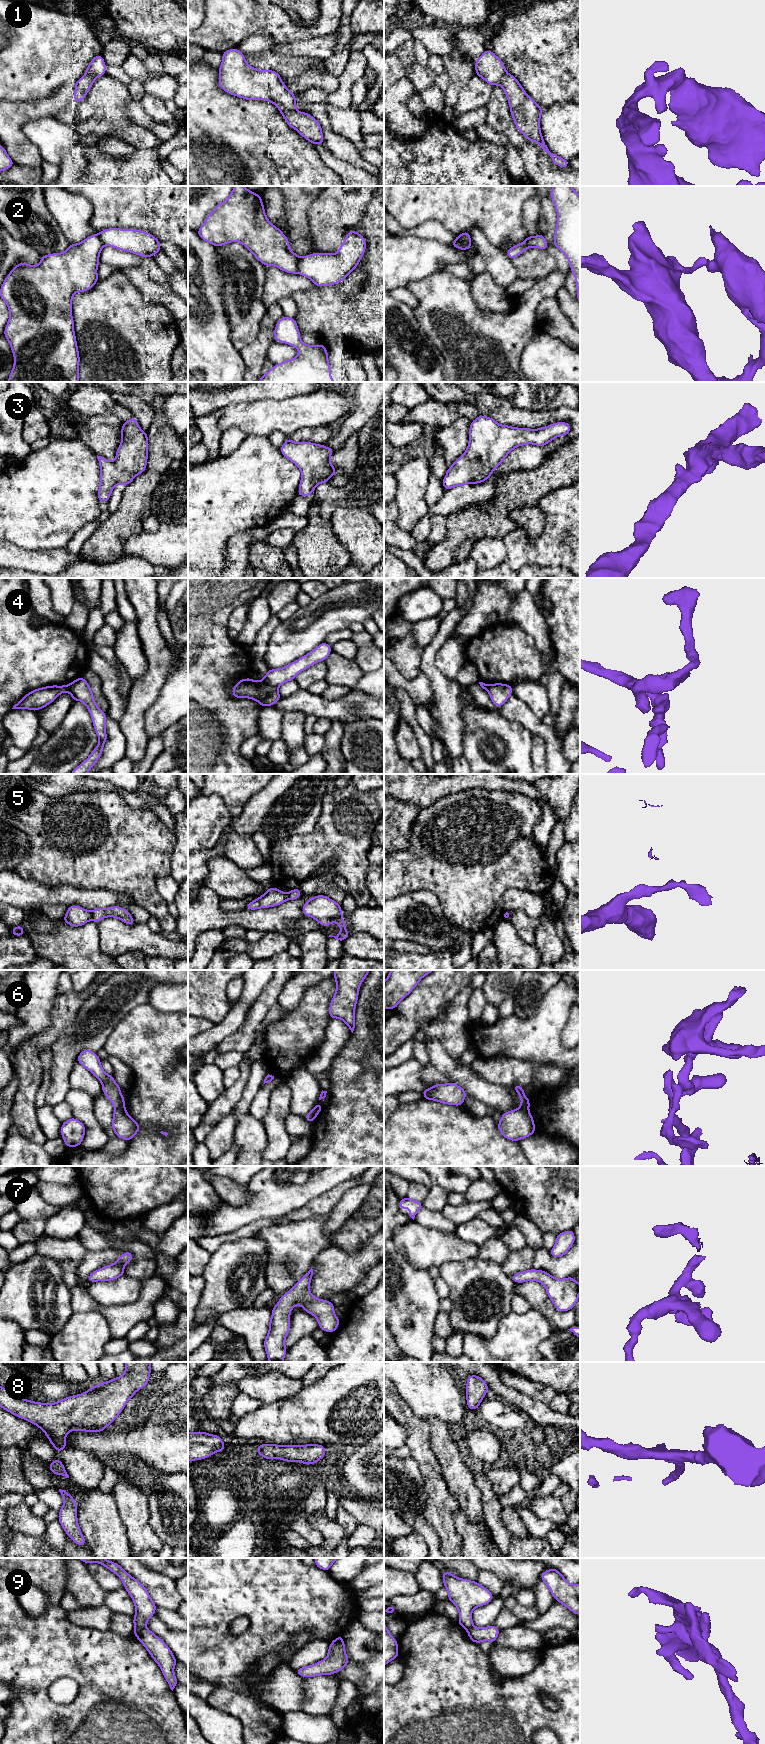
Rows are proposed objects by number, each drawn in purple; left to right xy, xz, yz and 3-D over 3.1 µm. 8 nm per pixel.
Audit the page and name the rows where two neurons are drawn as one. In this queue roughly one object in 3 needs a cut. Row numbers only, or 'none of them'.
1, 2, 4, 5, 6, 9

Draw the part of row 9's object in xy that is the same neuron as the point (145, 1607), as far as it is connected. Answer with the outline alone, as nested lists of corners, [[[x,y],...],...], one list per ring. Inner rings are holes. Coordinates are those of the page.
[[[77,1558],[86,1563],[99,1563],[116,1574],[123,1582],[124,1589],[131,1596],[135,1605],[133,1623],[135,1628],[145,1628],[148,1620],[155,1614],[156,1604],[145,1586],[128,1574],[119,1564],[105,1558]]]

